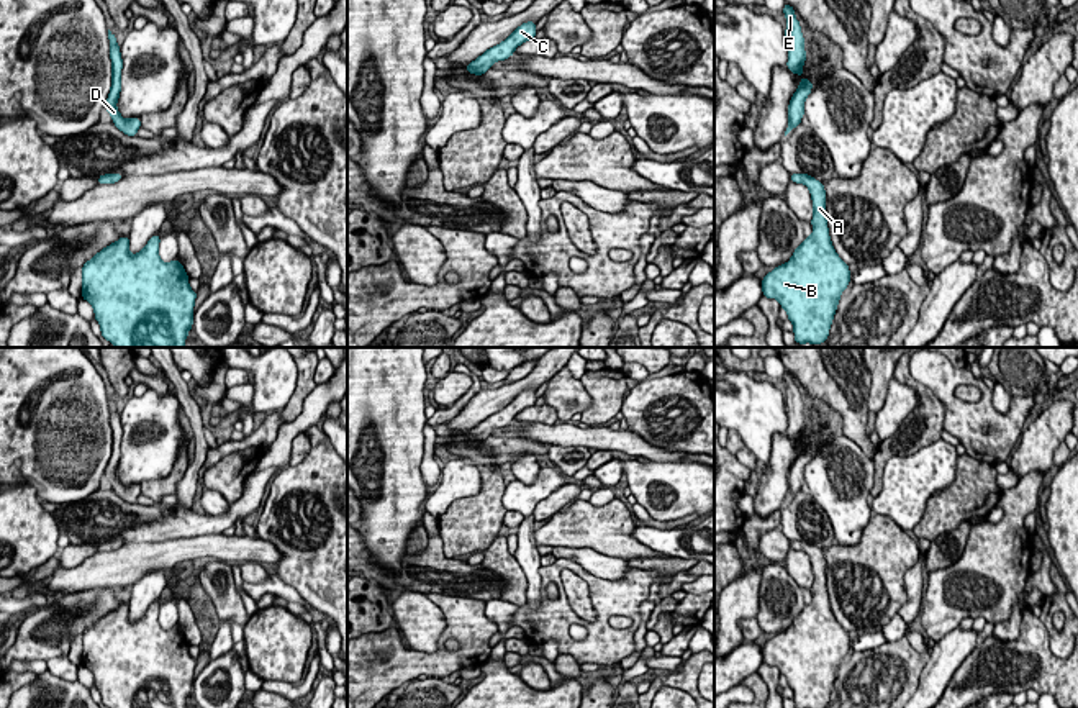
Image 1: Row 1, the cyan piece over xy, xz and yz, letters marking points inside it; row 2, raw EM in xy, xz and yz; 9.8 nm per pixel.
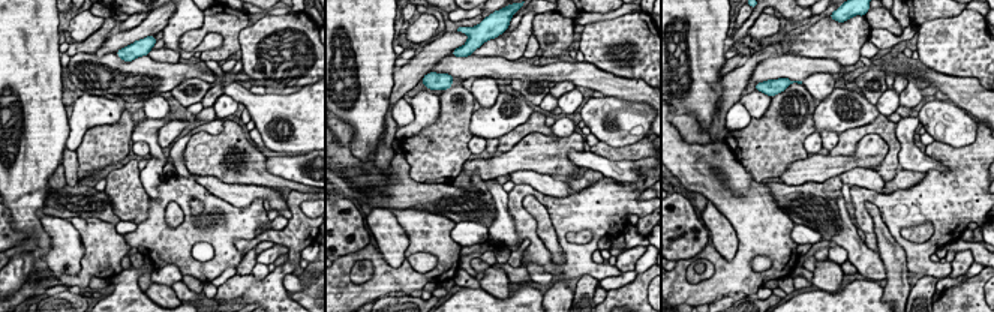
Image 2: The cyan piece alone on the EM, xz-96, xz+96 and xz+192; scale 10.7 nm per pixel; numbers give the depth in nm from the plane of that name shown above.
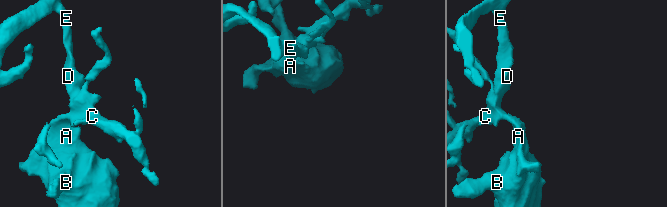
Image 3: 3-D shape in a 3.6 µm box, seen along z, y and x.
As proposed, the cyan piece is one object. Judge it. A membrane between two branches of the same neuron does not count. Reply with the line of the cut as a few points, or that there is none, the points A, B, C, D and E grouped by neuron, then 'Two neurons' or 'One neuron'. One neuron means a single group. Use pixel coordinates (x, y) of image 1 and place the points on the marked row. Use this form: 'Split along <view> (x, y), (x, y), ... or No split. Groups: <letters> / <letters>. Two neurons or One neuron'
No split. Groups: A B C D E. One neuron

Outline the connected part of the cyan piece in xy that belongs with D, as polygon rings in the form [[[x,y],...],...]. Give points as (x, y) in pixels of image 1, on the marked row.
[[[108,30],[108,39],[110,39],[110,59],[111,59],[113,79],[111,79],[111,88],[110,88],[108,98],[105,102],[105,108],[113,118],[113,123],[120,131],[123,131],[128,136],[136,136],[138,129],[141,128],[141,118],[125,120],[116,108],[116,102],[121,92],[123,59],[120,54],[120,46],[116,44],[116,36],[110,30]]]

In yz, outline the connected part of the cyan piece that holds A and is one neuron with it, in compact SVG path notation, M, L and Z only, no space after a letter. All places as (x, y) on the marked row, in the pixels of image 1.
M790 174L790 180L809 188L814 206L813 234L804 238L786 264L762 279L762 292L786 310L795 343L816 346L829 336L840 293L850 282L850 270L831 243L822 182L808 174Z

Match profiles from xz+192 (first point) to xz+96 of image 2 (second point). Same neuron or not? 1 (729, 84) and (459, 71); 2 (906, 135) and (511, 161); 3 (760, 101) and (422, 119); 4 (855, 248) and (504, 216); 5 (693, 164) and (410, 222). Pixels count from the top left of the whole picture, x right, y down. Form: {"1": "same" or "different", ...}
{"1": "different", "2": "different", "3": "same", "4": "same", "5": "same"}

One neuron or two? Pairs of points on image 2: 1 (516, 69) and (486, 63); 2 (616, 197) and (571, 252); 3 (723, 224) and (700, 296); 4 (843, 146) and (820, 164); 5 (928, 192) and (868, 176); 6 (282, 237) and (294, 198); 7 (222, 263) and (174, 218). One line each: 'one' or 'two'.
1: one
2: one
3: two
4: two
5: two
6: one
7: two

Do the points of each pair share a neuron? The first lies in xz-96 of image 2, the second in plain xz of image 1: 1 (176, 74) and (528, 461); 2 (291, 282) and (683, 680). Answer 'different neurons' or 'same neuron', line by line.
1: different neurons
2: different neurons

